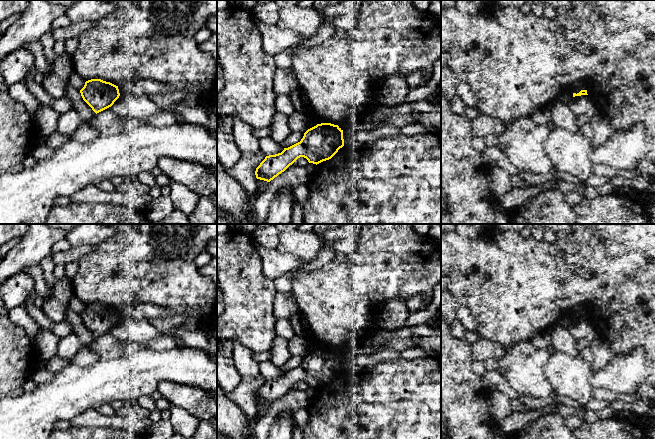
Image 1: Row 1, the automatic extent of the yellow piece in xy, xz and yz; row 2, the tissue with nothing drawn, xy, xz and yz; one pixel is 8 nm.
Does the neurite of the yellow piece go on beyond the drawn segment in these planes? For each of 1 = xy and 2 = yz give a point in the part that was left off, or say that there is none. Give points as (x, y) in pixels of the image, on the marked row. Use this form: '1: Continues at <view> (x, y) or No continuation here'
1: No continuation here
2: No continuation here

